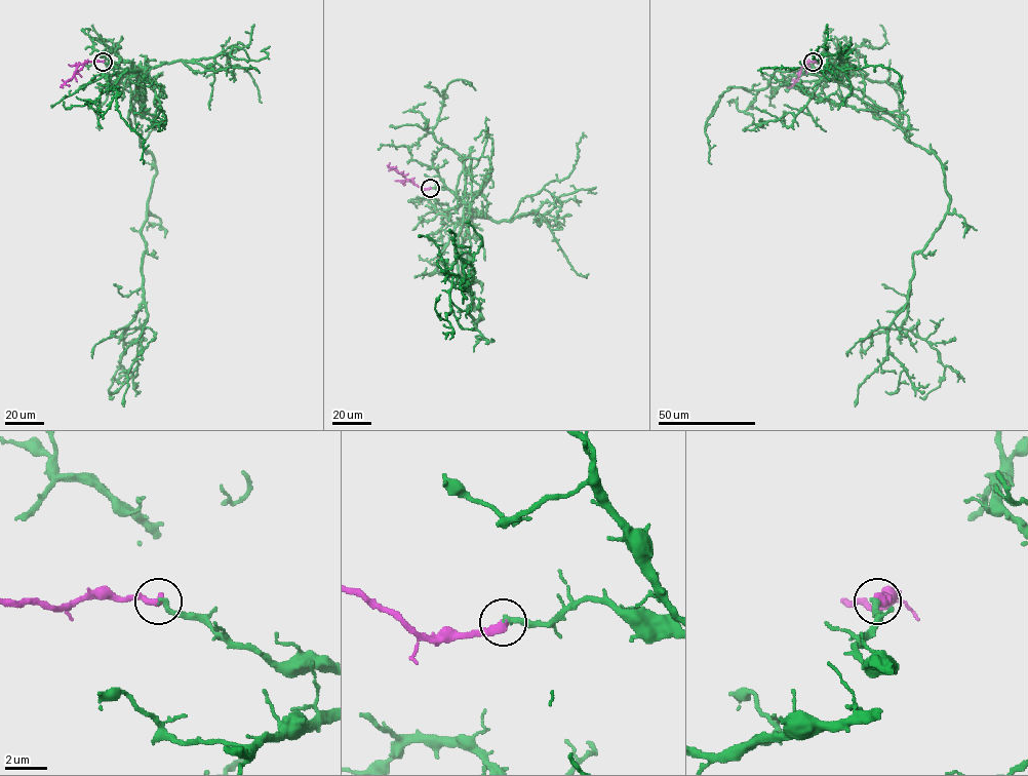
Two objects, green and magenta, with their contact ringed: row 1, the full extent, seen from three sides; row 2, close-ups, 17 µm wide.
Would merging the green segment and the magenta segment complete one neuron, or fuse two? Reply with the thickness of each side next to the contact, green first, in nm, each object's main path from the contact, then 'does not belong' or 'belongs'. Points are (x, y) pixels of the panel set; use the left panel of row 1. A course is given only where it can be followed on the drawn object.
220 nm thick on the green side, 420 nm on the other; green runs (103, 62), (137, 79), (128, 118), (156, 170), (141, 232), (143, 302), (123, 335), (108, 389), (113, 396); magenta runs (103, 62), (80, 64), (63, 87); belongs

